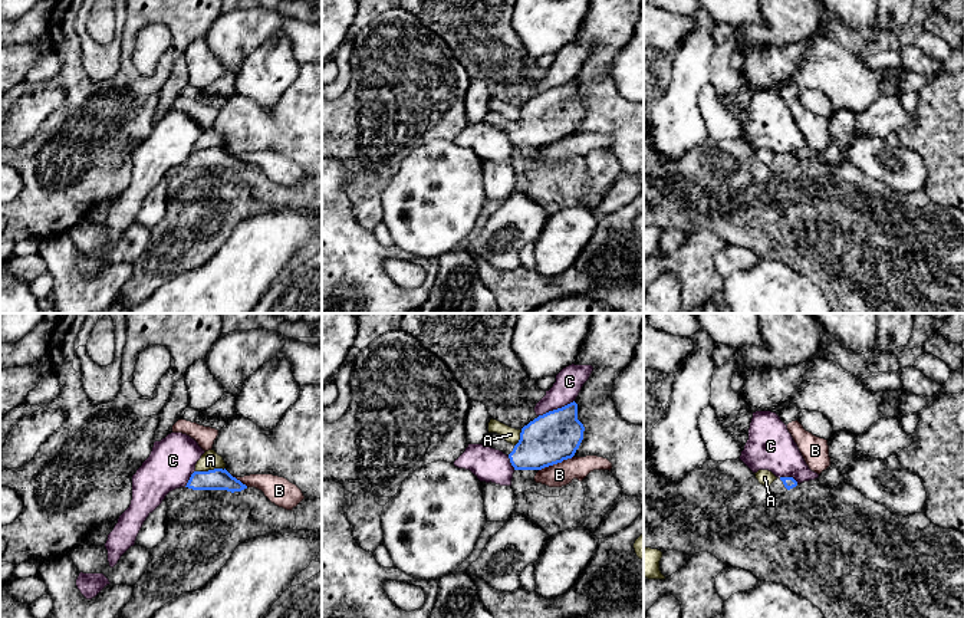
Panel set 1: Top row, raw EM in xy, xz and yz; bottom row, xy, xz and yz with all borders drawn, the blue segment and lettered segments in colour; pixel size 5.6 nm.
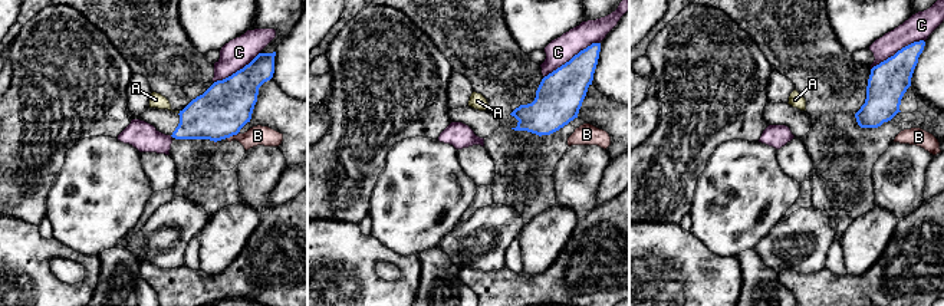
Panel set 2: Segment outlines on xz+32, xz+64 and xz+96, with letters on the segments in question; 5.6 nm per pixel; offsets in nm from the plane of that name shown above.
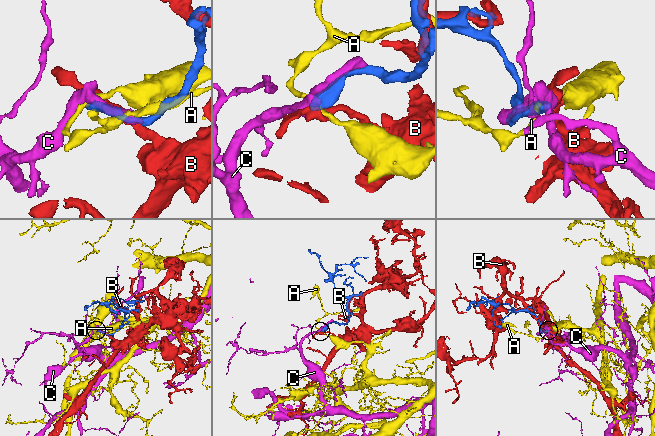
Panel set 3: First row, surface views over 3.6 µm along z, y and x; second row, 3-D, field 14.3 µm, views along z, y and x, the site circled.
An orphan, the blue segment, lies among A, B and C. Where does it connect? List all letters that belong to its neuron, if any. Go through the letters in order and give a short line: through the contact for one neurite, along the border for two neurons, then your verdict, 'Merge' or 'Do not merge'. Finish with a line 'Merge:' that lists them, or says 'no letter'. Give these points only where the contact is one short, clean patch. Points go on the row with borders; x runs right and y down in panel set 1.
A: Line: xy (224, 467), (196, 472). Do not merge
B: Do not merge
C: Do not merge
Merge: no letter

